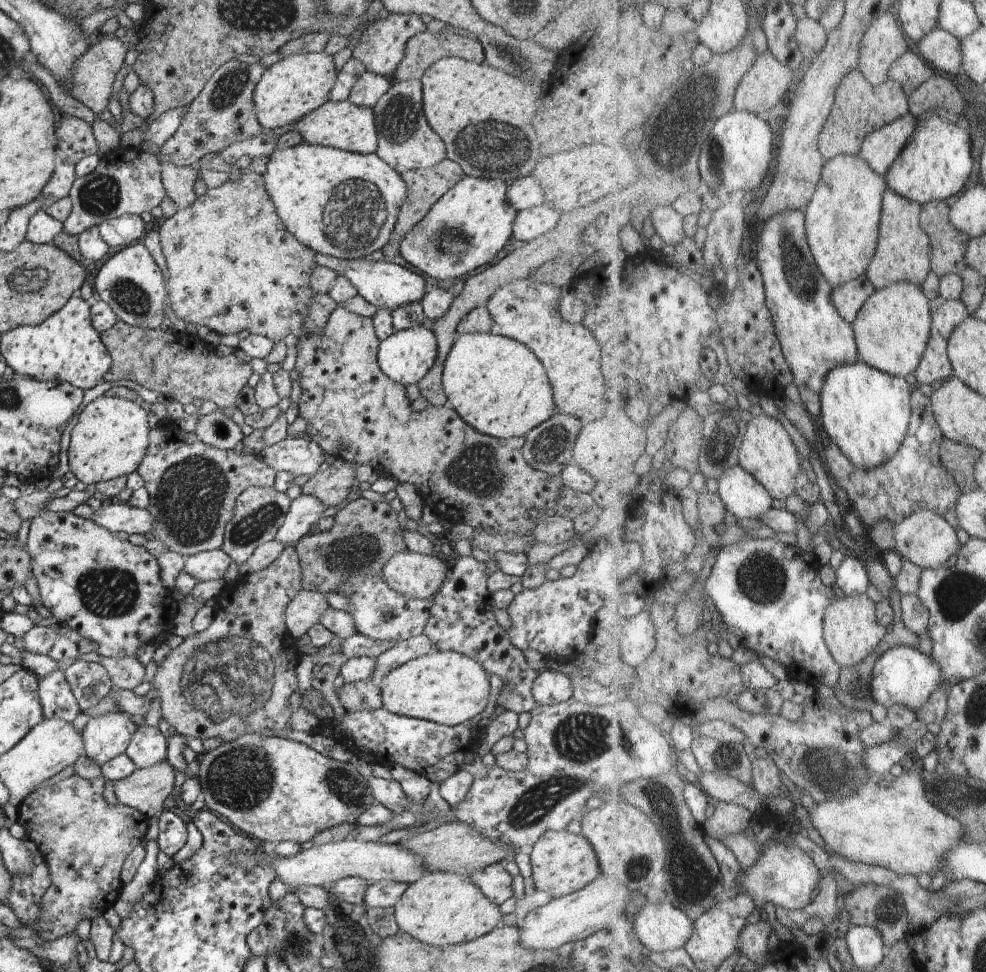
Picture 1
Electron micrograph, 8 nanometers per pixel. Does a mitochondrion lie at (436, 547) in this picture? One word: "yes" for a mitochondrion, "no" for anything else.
no

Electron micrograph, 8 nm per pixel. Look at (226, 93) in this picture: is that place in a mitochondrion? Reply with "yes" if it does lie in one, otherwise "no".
yes

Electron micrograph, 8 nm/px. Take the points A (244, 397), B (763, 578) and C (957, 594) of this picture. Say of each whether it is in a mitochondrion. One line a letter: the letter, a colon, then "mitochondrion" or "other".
A: other
B: mitochondrion
C: mitochondrion

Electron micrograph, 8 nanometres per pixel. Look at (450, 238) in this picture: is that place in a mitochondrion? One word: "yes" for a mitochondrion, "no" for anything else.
yes

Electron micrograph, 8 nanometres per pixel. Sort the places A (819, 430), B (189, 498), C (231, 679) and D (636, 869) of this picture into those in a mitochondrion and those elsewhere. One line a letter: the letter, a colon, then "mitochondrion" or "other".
A: other
B: mitochondrion
C: mitochondrion
D: mitochondrion

